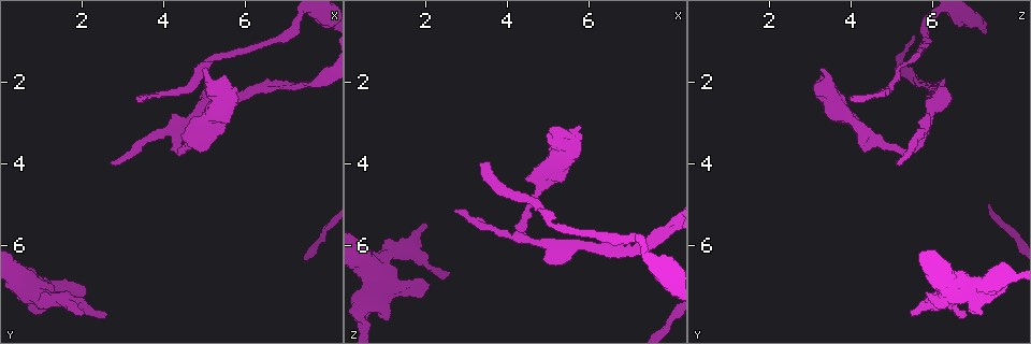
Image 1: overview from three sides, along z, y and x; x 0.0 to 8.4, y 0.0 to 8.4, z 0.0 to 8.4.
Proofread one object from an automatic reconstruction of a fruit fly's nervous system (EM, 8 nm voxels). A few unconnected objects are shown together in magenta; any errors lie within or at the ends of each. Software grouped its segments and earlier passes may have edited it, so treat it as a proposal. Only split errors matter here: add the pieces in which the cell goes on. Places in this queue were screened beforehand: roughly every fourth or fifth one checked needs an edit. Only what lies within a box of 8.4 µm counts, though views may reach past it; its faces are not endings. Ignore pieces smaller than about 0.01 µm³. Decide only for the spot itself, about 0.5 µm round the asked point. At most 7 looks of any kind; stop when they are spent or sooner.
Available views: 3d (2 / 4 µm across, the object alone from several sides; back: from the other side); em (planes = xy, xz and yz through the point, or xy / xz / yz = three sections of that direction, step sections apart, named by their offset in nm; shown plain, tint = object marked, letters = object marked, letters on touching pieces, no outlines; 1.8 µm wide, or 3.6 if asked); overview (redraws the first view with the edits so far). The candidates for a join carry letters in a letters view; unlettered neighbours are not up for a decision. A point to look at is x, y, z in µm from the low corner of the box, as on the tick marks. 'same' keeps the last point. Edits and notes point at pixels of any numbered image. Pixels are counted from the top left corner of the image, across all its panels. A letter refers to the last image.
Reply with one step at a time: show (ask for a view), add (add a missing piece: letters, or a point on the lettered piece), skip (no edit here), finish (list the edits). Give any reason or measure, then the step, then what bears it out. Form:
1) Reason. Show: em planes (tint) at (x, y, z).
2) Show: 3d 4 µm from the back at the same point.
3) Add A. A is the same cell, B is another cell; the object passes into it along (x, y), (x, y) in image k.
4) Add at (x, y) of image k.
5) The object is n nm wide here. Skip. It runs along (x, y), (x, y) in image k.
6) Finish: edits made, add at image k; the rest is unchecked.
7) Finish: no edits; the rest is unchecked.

Thin end. Show: em planes (letters) at (3.50, 2.45, 3.95).

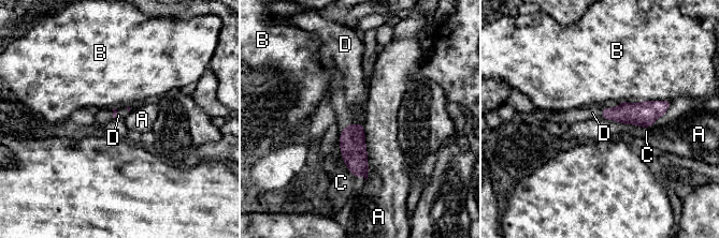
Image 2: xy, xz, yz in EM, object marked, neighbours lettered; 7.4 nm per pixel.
Add D. D is the same cell, A, B and C are other cells; the cell continues.

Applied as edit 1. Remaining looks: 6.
See it whole again. Show: overview.

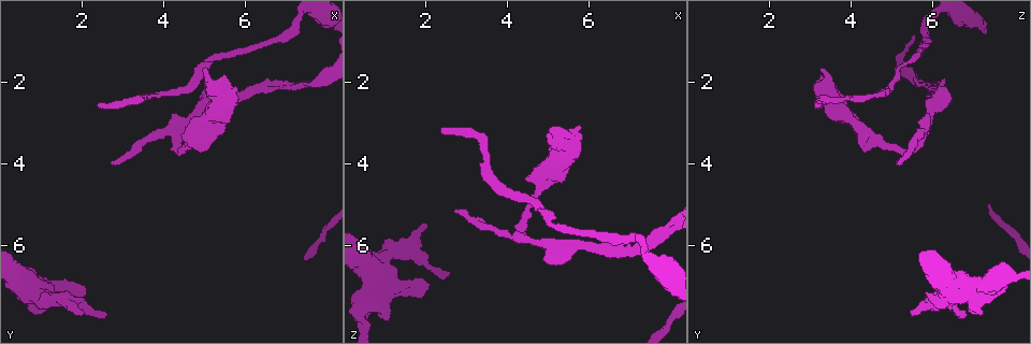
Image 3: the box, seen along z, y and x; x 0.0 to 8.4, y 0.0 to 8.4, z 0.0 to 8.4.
Thin end. Show: em xy step 4 (tint) at (2.70, 3.95, 5.20).

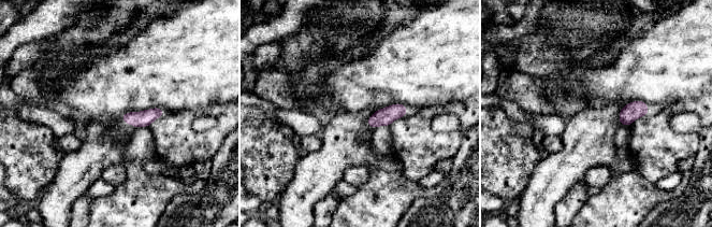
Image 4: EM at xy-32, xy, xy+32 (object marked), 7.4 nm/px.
Show: em planes (letters) at the same point.

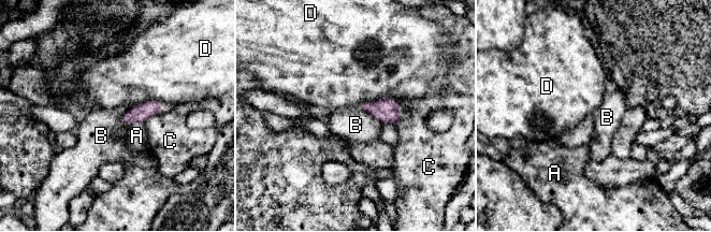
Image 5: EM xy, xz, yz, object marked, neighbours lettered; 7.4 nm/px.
Add A. A is the same cell, B, C and D are other cells; it goes on there.

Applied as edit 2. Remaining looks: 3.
Show: overview.

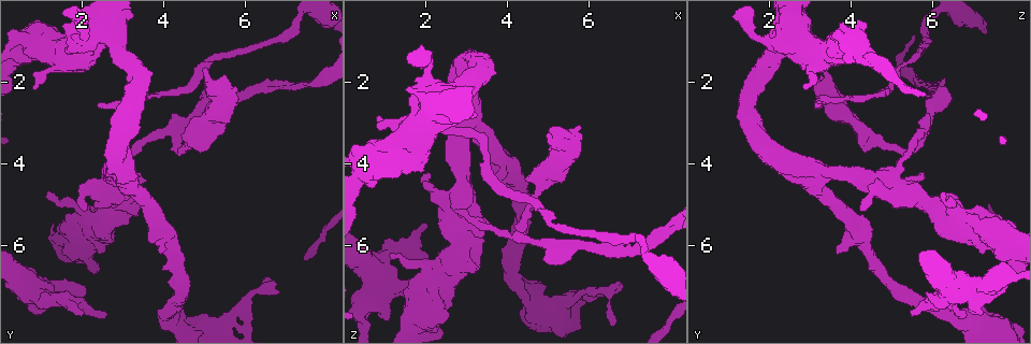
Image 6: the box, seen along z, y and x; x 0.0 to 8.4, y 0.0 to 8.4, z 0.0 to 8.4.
An open end. Show: 3d 4 µm at (2.15, 7.15, 6.90).

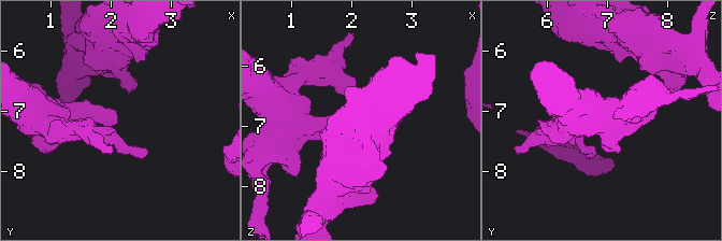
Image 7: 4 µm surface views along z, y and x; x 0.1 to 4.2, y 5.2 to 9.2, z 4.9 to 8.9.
Show: em planes (letters) at the same point.

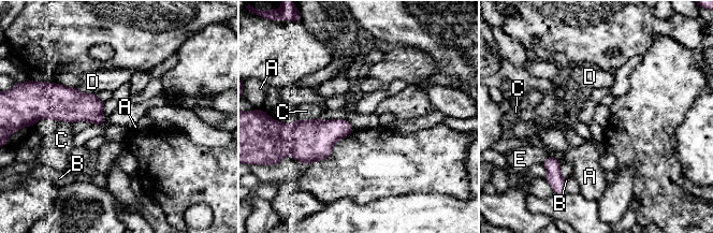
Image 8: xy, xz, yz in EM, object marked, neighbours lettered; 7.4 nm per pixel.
The longest contact is with C, 170 nm. Skip. A, B, C, D and E are other cells; no lettered piece goes on from it.

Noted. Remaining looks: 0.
Finish: edits made, add at image 2, add at image 5; the rest is unchecked.

